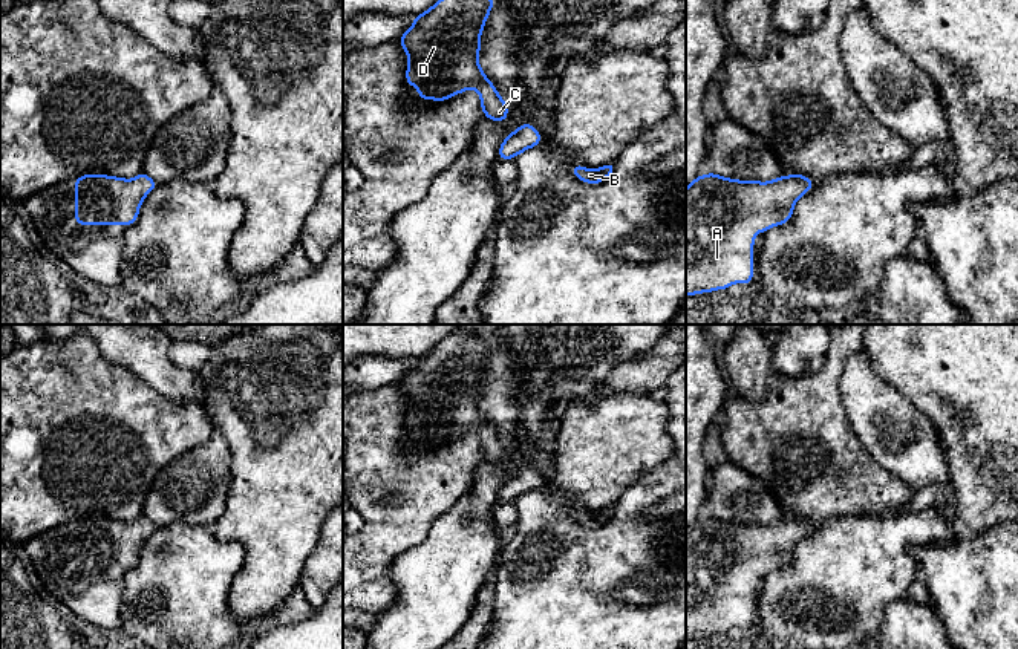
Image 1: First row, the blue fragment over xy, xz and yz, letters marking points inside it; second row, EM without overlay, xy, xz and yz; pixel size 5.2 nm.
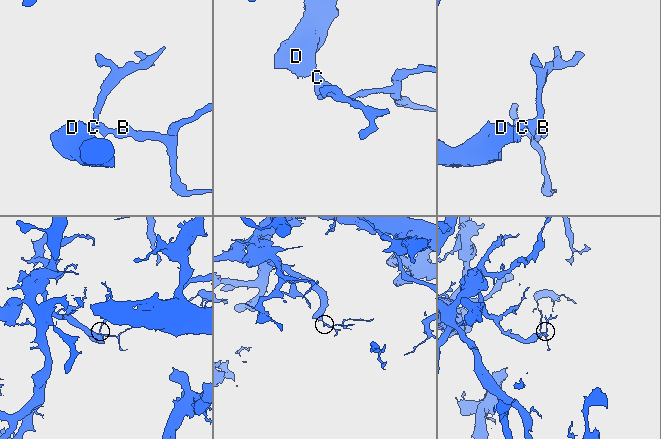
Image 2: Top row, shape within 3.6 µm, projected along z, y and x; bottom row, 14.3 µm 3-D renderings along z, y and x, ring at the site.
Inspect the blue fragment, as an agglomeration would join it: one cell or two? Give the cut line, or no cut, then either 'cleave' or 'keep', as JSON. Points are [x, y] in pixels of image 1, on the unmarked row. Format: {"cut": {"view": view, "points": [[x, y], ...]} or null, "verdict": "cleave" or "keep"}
{"cut": null, "verdict": "keep"}

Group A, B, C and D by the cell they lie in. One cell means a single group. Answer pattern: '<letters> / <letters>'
A B C D

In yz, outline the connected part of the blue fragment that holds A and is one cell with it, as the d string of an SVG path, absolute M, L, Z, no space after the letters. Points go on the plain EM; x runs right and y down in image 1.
M713 514L697 519L686 531L686 638L755 625L755 577L787 566L796 543L813 530L804 517L782 517L770 525L729 522Z

